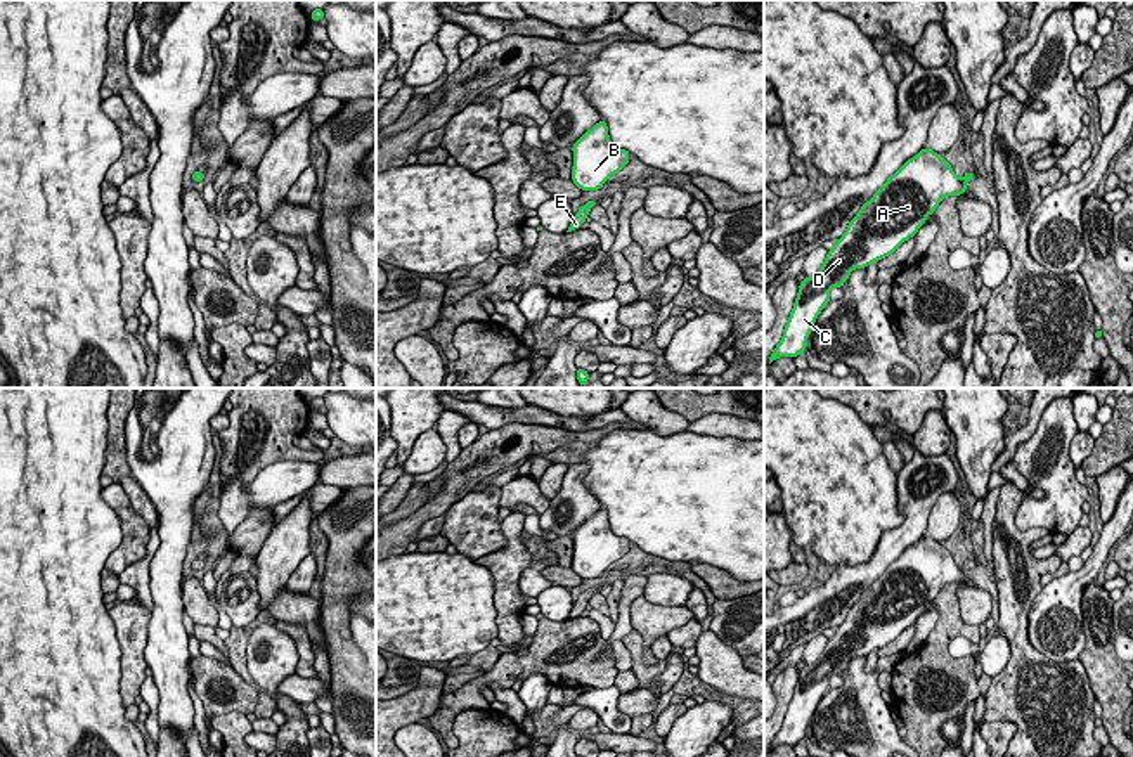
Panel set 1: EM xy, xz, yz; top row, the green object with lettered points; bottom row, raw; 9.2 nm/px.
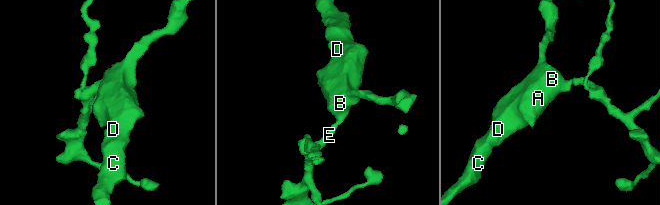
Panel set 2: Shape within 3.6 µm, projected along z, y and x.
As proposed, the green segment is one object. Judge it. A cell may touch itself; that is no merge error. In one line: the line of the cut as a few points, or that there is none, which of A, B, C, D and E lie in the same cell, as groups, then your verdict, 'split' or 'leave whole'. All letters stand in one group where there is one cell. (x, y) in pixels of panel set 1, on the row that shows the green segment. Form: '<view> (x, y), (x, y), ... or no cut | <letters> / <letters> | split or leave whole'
no cut | A B C D E | leave whole

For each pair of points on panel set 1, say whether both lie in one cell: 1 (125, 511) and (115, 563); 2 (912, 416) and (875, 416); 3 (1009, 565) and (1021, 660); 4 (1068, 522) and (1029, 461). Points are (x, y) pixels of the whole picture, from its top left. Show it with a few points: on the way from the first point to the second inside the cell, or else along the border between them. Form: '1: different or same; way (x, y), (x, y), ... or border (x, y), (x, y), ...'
1: same; way (129, 524), (127, 551)
2: same; way (903, 407), (884, 407)
3: same; way (1014, 589), (1014, 627), (1017, 636)
4: same; way (1062, 506), (1062, 499), (1038, 475)

